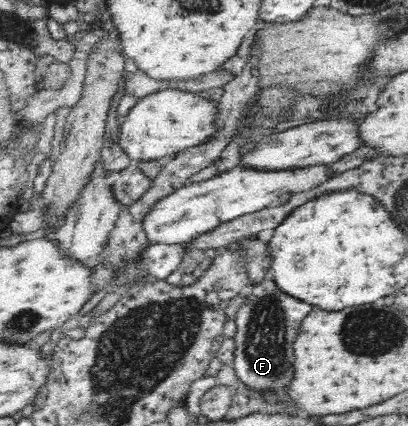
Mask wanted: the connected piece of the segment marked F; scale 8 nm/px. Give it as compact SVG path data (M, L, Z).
M268 278L260 285L250 286L244 293L246 294L246 304L240 306L234 318L237 326L237 333L234 340L236 350L234 352L235 358L232 360L232 365L239 377L241 388L245 392L261 393L261 396L270 394L287 394L288 388L292 386L294 376L296 376L296 369L292 368L296 362L296 355L294 355L294 342L296 336L302 330L302 322L304 318L314 310L314 306L306 304L306 302L298 302L298 298L290 298L282 292L272 279Z

